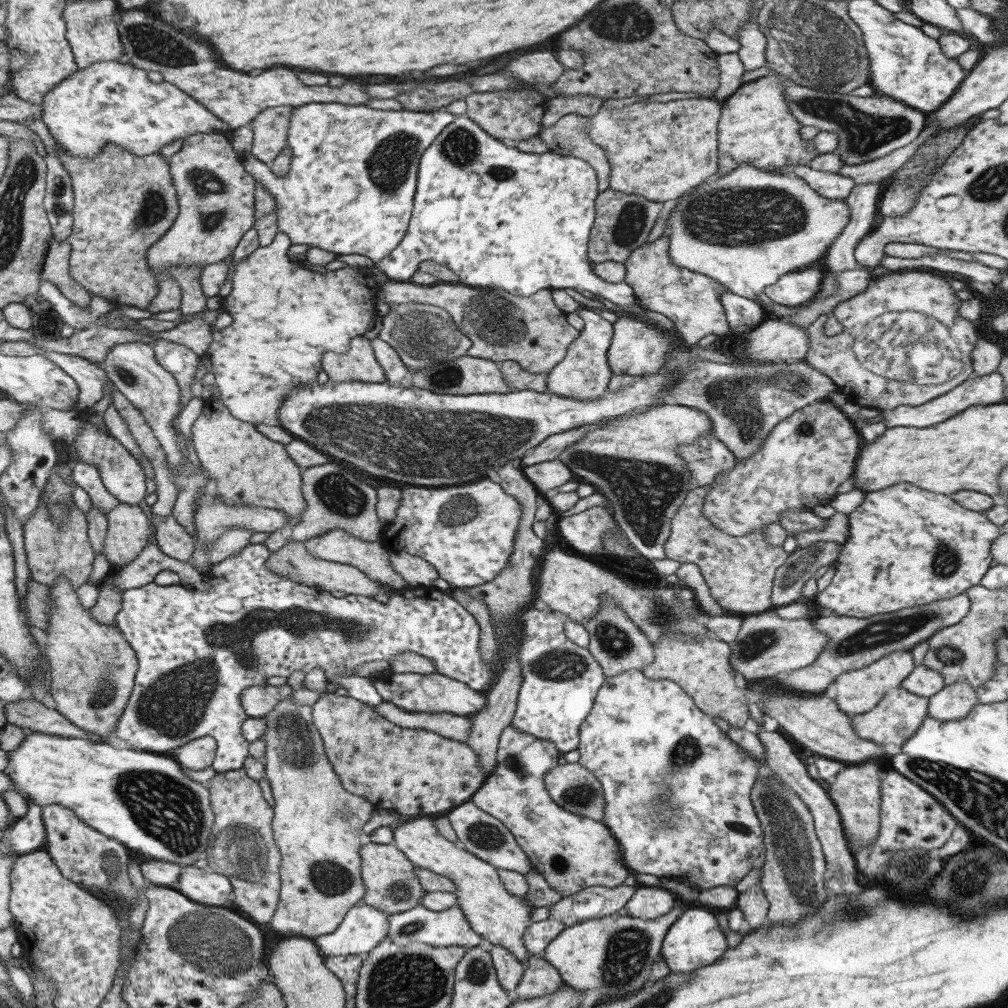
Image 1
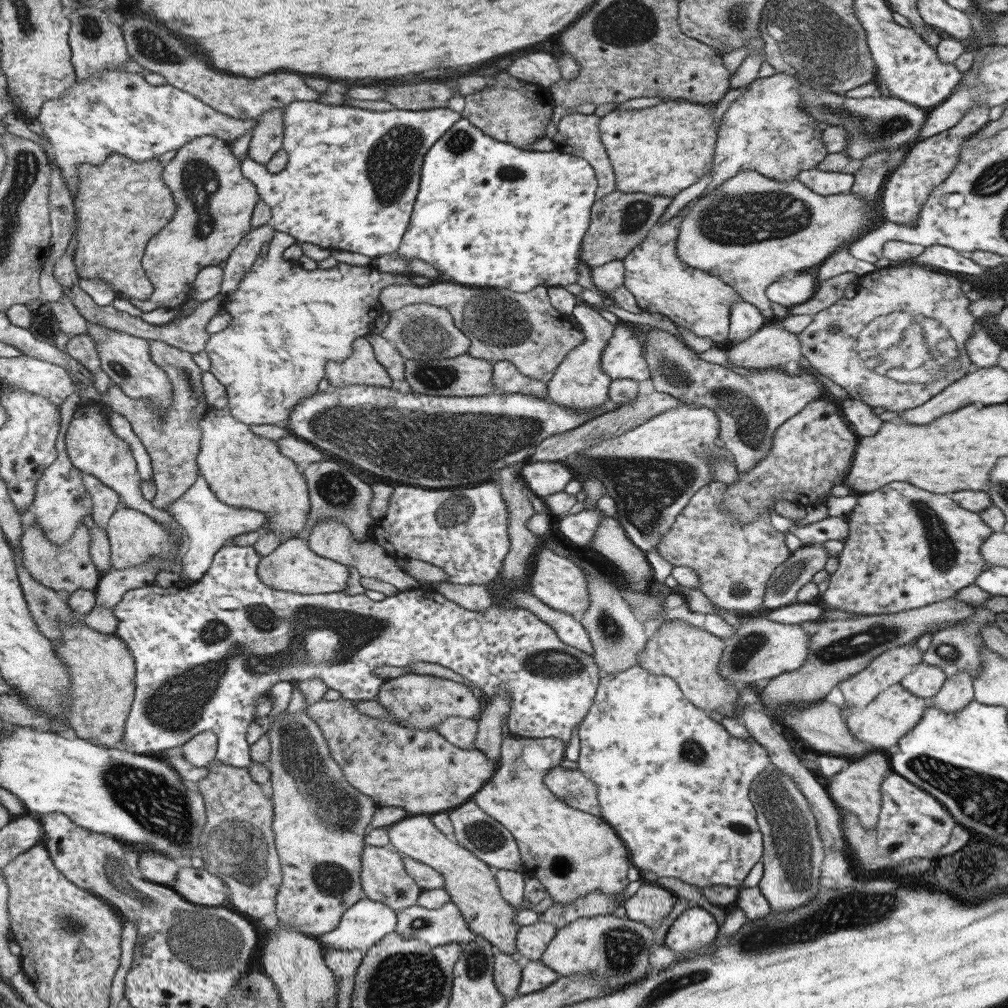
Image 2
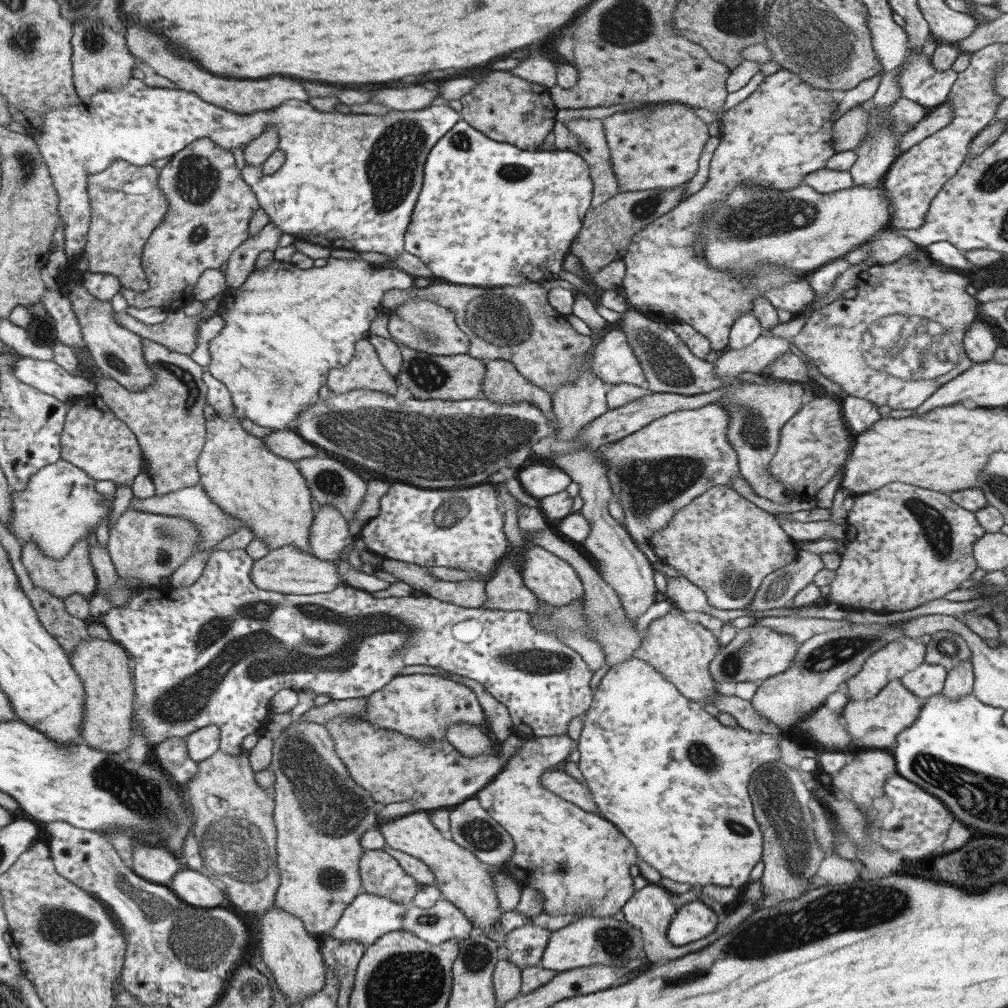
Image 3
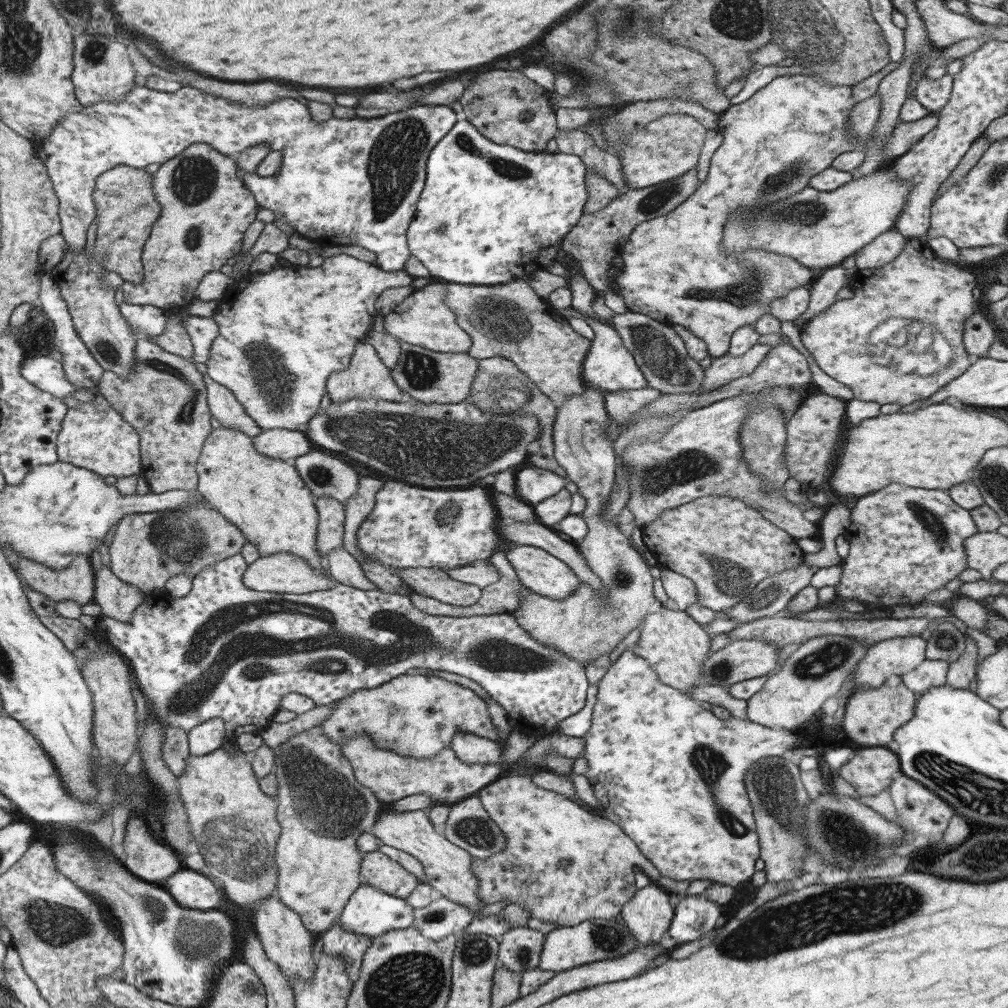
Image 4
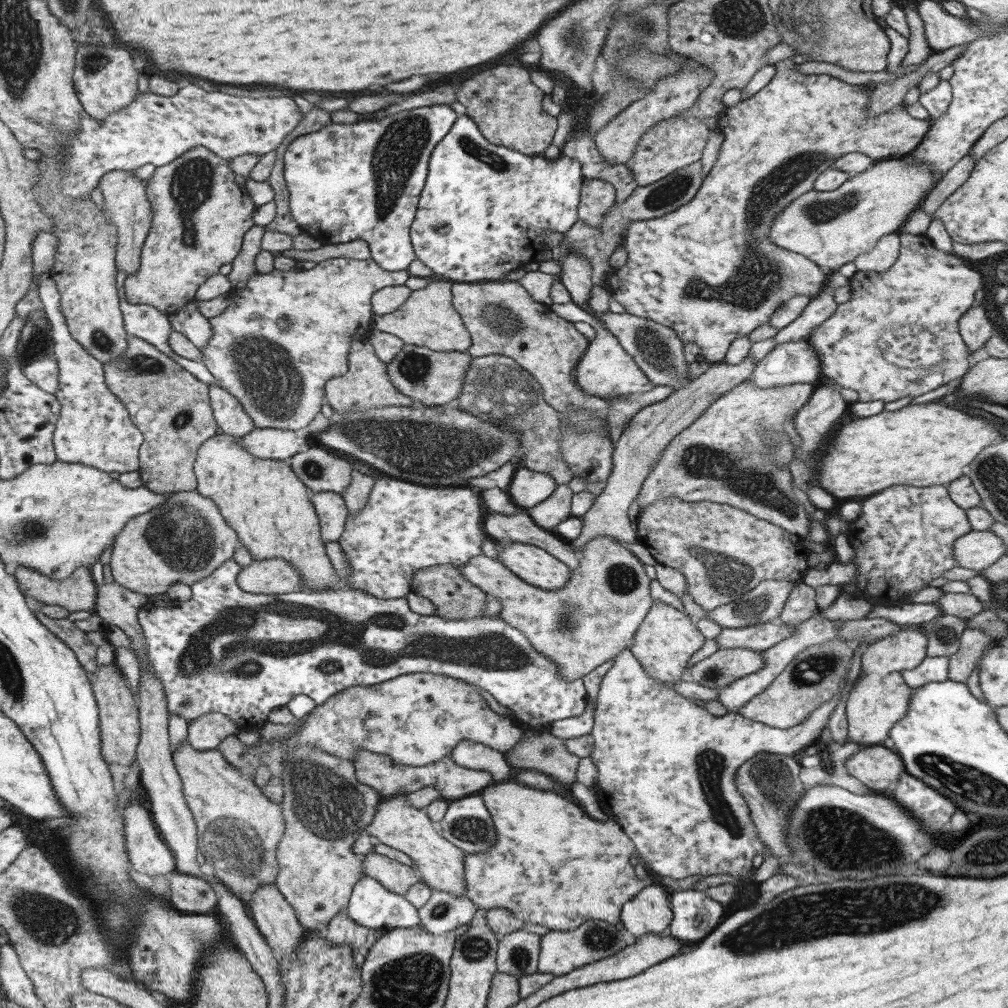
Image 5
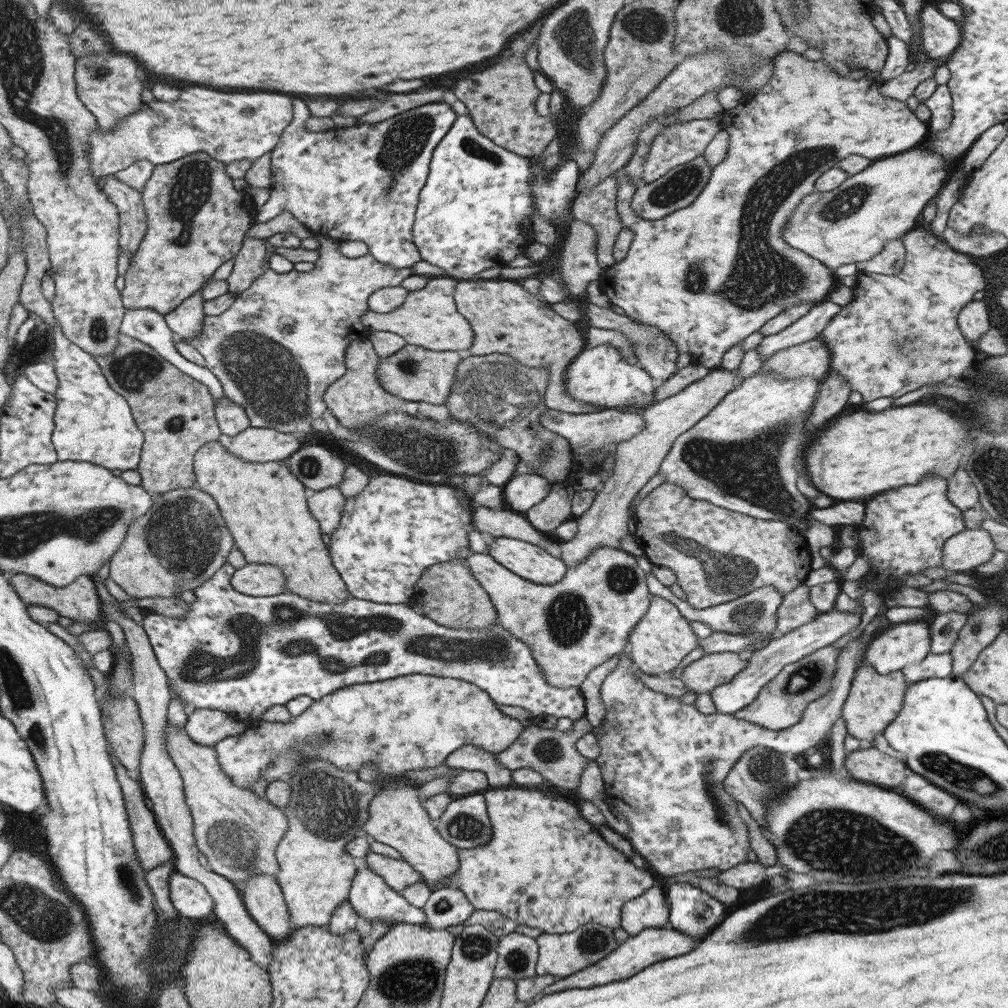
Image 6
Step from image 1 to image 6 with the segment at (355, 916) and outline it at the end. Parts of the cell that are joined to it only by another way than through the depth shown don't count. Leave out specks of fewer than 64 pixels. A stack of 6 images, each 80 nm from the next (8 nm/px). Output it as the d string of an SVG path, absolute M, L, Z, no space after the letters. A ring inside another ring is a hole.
M367 867L356 870L348 897L352 907L368 921L391 921L392 924L424 924L425 913L411 906L397 891L391 890Z

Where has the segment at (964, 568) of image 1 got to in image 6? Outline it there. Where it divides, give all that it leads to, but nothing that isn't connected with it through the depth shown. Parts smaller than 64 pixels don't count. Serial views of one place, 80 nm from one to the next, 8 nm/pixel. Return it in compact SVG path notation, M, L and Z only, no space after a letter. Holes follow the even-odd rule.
M931 475L921 478L914 485L901 490L889 490L865 504L863 522L856 527L860 540L859 557L868 556L870 572L862 579L866 582L887 582L887 590L897 588L901 575L918 574L919 570L941 566L943 541L965 530L962 511L953 506L946 497L946 480Z

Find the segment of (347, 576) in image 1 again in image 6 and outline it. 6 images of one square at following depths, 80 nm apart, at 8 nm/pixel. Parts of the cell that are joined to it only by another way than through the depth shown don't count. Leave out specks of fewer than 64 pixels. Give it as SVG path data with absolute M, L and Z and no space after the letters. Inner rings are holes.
M245 563L232 572L230 585L245 596L275 596L284 592L284 576L272 564Z

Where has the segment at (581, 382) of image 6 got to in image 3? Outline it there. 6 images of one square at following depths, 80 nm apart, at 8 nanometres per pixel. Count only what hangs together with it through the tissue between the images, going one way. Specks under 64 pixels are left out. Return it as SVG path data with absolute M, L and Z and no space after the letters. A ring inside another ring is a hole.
M607 330L595 343L590 371L605 384L643 384L644 372L621 330Z

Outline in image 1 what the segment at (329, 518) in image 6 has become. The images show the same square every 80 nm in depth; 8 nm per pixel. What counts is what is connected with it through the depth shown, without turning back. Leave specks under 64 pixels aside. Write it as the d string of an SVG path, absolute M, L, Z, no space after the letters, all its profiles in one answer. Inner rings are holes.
M331 529L321 533L319 536L309 538L304 542L308 555L314 556L321 560L341 563L356 567L363 575L369 577L379 584L387 584L396 592L407 588L407 582L391 568L388 551L382 546L381 542L365 542L351 536L348 532L341 529Z

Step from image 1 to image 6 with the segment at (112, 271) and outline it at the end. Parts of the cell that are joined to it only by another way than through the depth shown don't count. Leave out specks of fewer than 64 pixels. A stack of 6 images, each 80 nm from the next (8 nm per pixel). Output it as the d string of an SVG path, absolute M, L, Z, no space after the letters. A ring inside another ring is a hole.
M106 175L102 191L118 210L118 247L129 252L129 263L146 229L146 216L140 193L125 183Z

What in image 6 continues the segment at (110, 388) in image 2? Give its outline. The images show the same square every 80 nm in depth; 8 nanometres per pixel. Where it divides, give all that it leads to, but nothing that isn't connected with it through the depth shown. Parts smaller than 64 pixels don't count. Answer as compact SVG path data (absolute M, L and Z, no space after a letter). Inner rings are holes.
M120 333L112 354L95 355L93 360L108 385L125 400L135 426L143 435L140 459L135 468L140 476L140 487L156 495L195 486L193 457L198 448L218 440L221 434L207 387L183 374L150 346Z

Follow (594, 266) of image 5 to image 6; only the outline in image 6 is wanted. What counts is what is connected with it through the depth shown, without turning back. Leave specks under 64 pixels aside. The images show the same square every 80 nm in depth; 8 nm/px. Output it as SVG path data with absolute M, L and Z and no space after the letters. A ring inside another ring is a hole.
M702 154L685 164L674 166L657 180L636 187L631 197L631 210L635 213L635 216L641 219L657 220L671 214L674 210L685 208L703 190L711 171L712 167Z

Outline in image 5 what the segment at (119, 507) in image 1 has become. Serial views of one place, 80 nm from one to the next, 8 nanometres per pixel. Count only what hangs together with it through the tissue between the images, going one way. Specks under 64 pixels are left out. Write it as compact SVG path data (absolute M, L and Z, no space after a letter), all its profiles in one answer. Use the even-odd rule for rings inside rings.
M193 490L175 491L171 500L130 518L116 534L112 547L109 561L112 580L131 592L151 596L165 595L174 582L191 586L209 576L215 568L232 558L233 551L241 547L241 543L237 541L236 532L223 520L215 503Z

